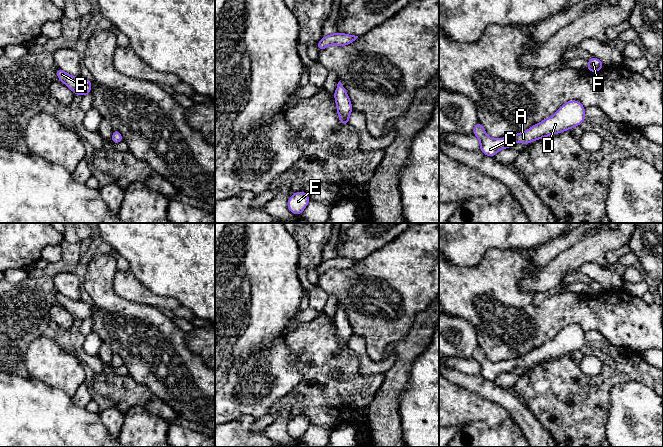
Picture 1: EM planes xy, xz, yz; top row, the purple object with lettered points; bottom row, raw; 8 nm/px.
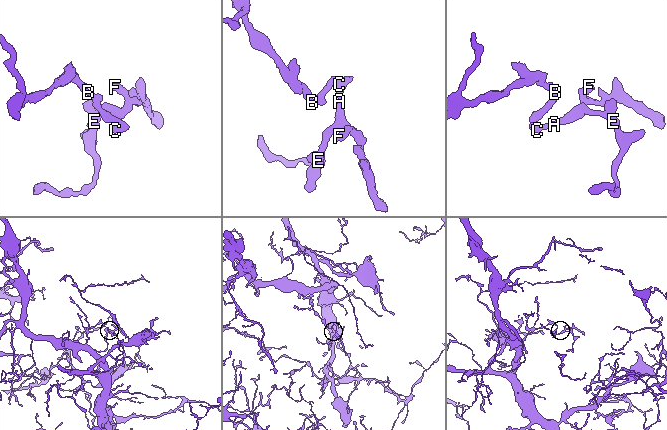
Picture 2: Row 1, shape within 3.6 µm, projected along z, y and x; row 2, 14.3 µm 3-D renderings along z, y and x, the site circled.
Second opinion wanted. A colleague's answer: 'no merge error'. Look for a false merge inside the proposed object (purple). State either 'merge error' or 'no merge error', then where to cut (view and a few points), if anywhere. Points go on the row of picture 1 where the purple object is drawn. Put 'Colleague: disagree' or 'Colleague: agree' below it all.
no merge error | no cut
Colleague: agree

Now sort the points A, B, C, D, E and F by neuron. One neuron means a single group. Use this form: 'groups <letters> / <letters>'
groups A B C D E F

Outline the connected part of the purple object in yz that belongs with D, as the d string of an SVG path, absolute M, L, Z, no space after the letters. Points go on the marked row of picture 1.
M577 100L564 103L556 113L545 118L528 130L506 136L501 139L489 137L483 125L477 122L473 127L473 134L480 140L480 151L489 157L494 157L497 152L504 148L511 148L515 142L530 144L534 140L567 131L581 125L585 120L585 107Z

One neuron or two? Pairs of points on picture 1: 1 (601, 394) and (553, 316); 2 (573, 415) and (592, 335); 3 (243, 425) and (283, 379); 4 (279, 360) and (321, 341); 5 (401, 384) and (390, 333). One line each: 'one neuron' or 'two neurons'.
1: two neurons
2: one neuron
3: two neurons
4: two neurons
5: two neurons

